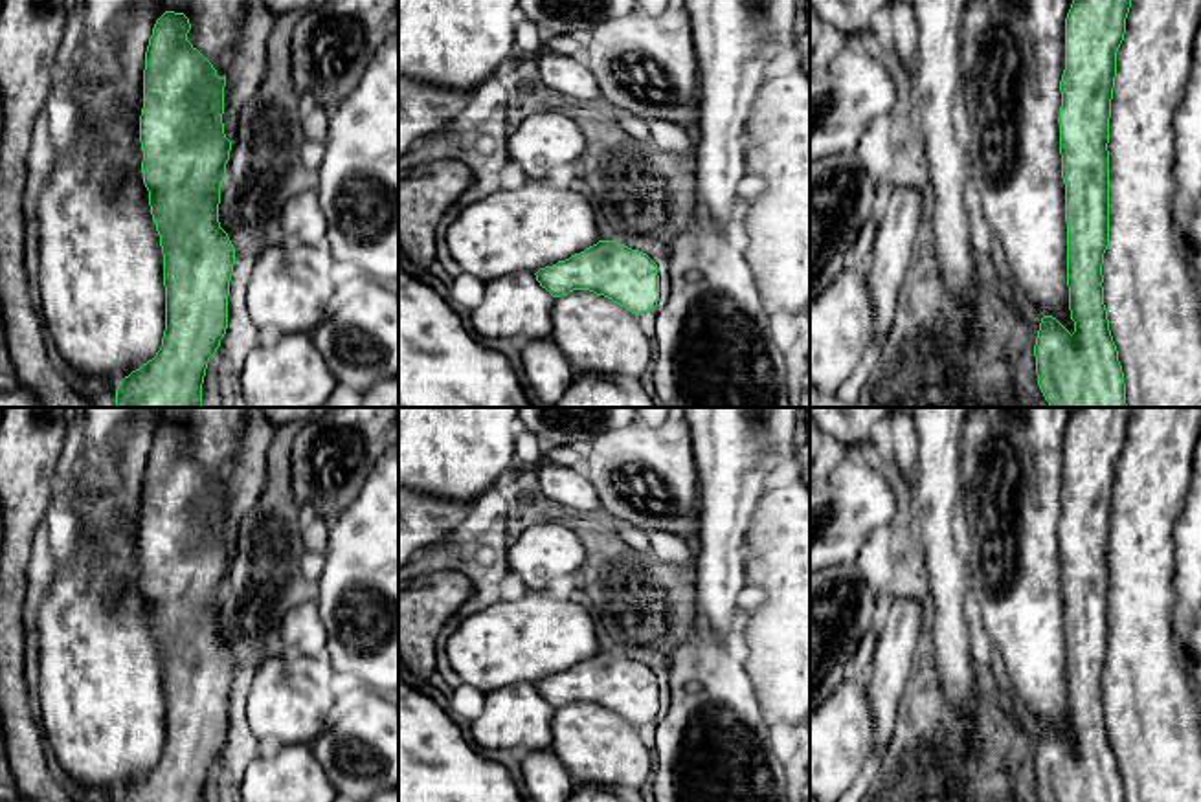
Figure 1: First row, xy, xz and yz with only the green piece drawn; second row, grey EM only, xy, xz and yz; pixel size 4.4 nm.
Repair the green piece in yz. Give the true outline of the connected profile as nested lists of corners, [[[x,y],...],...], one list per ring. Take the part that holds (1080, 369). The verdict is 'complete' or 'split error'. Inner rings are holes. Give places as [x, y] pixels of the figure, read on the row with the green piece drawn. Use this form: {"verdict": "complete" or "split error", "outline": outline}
{"verdict": "complete", "outline": [[[1072,0],[1065,18],[1065,70],[1060,81],[1060,154],[1065,184],[1067,286],[1074,321],[1071,334],[1043,316],[1034,345],[1038,385],[1049,407],[1128,407],[1118,351],[1104,305],[1104,253],[1109,246],[1109,117],[1117,51],[1131,0]]]}

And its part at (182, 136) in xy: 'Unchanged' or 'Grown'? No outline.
Unchanged

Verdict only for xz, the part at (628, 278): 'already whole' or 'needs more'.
already whole

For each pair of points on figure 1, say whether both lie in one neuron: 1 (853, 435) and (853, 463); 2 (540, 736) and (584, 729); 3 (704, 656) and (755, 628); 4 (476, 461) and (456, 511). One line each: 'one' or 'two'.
1: two
2: two
3: two
4: two

